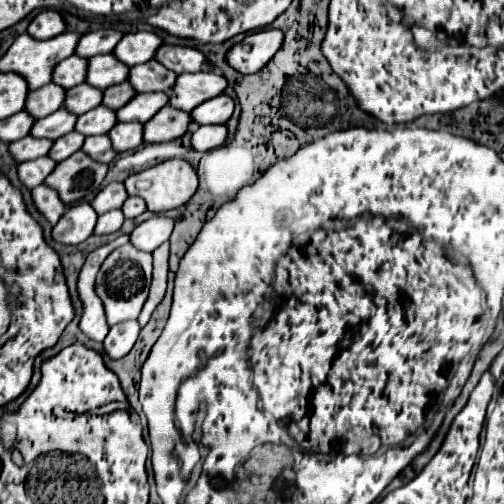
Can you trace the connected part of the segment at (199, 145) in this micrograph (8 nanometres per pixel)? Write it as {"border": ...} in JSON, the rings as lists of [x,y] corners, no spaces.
{"border":[[[200,126],[196,132],[192,132],[190,146],[196,152],[208,152],[224,144],[226,132],[228,132],[226,126]]]}

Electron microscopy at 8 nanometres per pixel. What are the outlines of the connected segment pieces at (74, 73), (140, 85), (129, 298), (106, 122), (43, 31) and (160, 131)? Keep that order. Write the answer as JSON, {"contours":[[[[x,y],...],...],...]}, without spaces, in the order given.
{"contours":[[[[70,56],[70,58],[62,60],[60,64],[56,64],[56,68],[52,72],[52,82],[58,84],[58,86],[62,86],[64,90],[74,88],[80,82],[84,82],[86,66],[88,66],[88,60],[86,58]]],[[[150,60],[144,64],[132,66],[128,82],[138,94],[140,92],[168,92],[176,82],[176,74],[172,74],[168,68],[164,68],[156,60]]],[[[124,244],[116,248],[102,264],[96,276],[96,294],[100,296],[106,312],[108,326],[114,326],[124,320],[136,320],[142,304],[148,296],[148,286],[152,278],[152,256],[148,252],[136,250],[132,244]]],[[[96,106],[86,114],[78,116],[74,130],[84,136],[94,136],[94,134],[106,134],[114,124],[116,124],[116,112],[106,106]]],[[[42,10],[26,30],[36,40],[48,40],[64,32],[64,20],[56,10]]],[[[164,106],[152,120],[144,124],[144,142],[170,142],[180,138],[190,124],[190,114],[176,110],[172,106]]]]}

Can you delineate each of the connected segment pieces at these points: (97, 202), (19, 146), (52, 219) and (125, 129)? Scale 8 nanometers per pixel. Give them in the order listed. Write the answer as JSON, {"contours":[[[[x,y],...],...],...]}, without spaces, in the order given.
{"contours":[[[[112,182],[112,184],[108,184],[104,190],[100,190],[90,204],[92,204],[92,208],[96,210],[96,214],[104,214],[104,212],[108,212],[108,210],[120,208],[126,198],[128,198],[128,194],[126,194],[126,190],[124,190],[124,184]]],[[[26,136],[26,138],[20,138],[12,144],[8,144],[8,152],[16,162],[28,162],[28,160],[36,160],[40,156],[46,156],[50,146],[52,146],[52,140]]],[[[40,184],[32,190],[32,200],[36,204],[36,210],[50,222],[50,224],[56,224],[62,216],[62,212],[66,210],[66,204],[58,198],[56,190]]],[[[118,122],[116,128],[108,132],[108,138],[112,140],[112,148],[118,154],[134,150],[142,144],[142,124],[140,122],[128,122],[128,124]]]]}

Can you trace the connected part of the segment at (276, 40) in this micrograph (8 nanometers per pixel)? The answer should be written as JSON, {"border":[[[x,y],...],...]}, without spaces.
{"border":[[[280,30],[252,32],[226,52],[226,62],[240,74],[256,74],[276,54],[282,38]]]}

